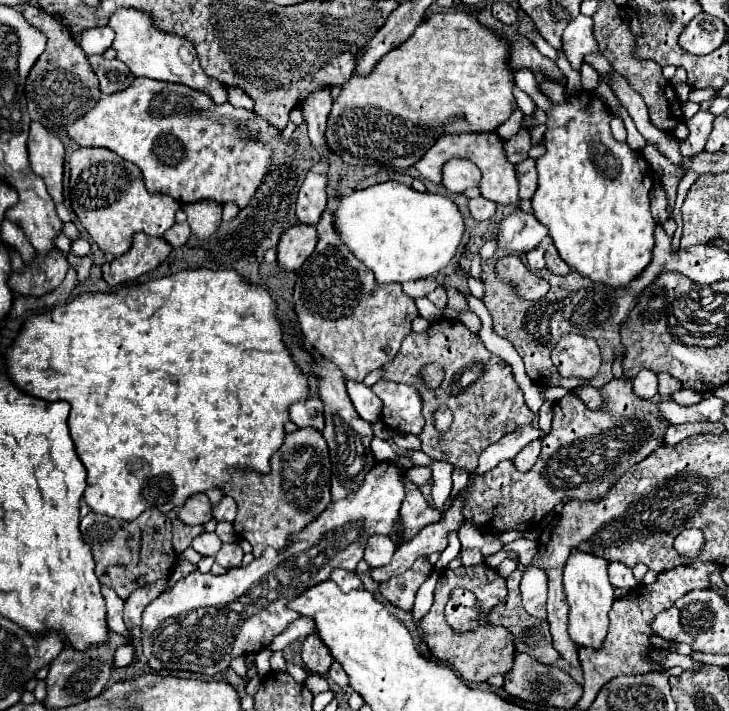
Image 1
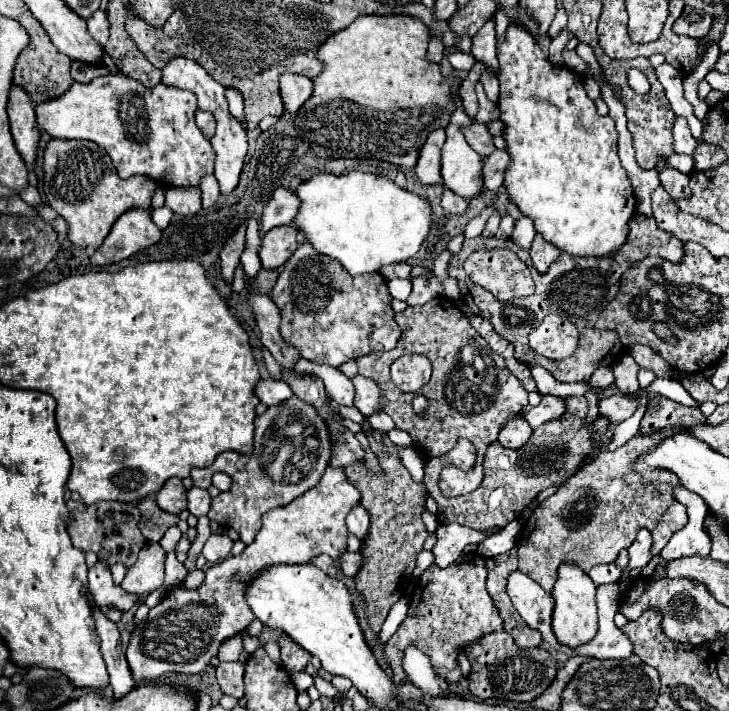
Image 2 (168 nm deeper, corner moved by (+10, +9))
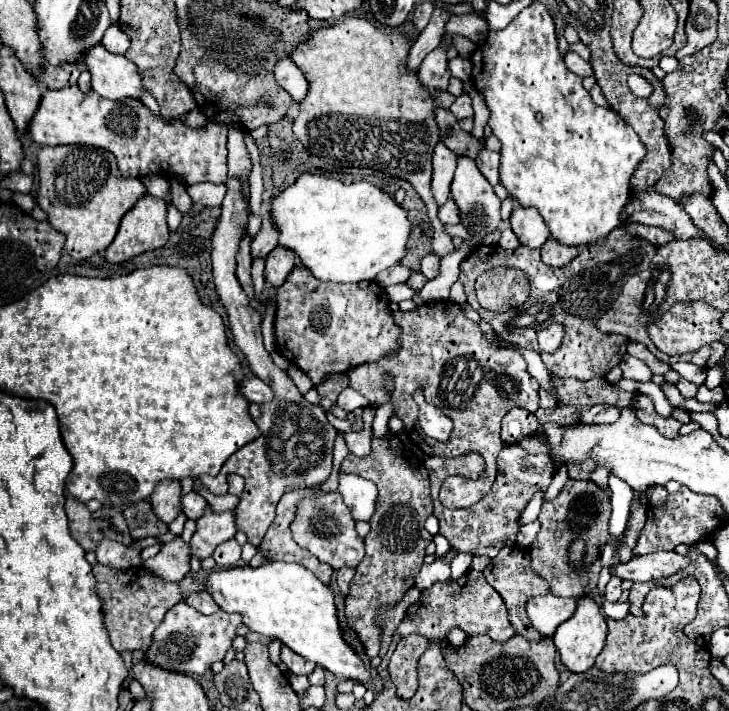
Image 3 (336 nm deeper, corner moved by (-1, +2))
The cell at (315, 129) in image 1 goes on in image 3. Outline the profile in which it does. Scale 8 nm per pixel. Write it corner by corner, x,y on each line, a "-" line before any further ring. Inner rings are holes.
278,58
274,66
276,82
292,96
294,102
300,102
308,92
308,82
302,70
290,58

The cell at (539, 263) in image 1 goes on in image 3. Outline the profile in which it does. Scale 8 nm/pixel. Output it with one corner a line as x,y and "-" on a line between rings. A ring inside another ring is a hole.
516,206
510,214
510,226
520,244
528,248
540,248
550,238
550,230
536,208

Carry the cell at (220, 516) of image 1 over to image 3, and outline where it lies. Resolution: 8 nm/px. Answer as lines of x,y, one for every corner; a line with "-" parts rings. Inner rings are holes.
188,492
188,494
182,494
182,514
188,518
188,520
196,520
204,514
204,508
206,508
206,500
202,496
198,496
196,492

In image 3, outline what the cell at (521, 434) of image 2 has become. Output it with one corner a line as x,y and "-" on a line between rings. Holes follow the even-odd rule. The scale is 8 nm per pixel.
512,408
502,422
502,440
504,444
516,444
518,440
532,436
538,426
540,424
532,412
524,408

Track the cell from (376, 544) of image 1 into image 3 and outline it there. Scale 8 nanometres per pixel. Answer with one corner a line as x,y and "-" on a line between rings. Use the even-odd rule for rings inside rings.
338,470
338,492
344,496
344,504
352,510
354,520
370,522
378,494
370,480

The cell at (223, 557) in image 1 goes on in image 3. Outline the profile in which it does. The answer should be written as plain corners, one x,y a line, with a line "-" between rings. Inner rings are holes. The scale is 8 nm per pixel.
232,538
224,544
220,544
214,552
214,560
220,568
232,568
240,562
240,544

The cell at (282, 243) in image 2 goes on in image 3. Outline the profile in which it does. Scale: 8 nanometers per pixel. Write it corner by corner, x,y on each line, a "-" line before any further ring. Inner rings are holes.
276,246
266,258
266,268
264,268
266,282
274,288
282,286
294,266
296,266
296,256
292,256
288,248

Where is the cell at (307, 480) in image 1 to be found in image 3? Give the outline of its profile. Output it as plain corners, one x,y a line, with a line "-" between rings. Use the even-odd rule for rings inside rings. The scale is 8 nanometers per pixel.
230,178
226,182
226,186
228,186
228,192
222,202
220,224
214,230
212,256
210,256
216,294
226,308
228,326
234,336
234,344
246,354
252,374
258,376
262,382
266,382
272,388
274,398
268,404
260,404
260,418
256,418
256,424
262,434
256,440
252,440
252,444
246,444
240,452
236,452
236,456
232,456
222,466
222,470
216,478
210,478
208,474
204,474
200,478
202,478
204,486
216,494
224,494
226,474
240,474
246,480
244,496
240,498
240,504
236,508
236,512
238,512
236,524
238,524
238,530
246,532
250,544
260,546
268,526
272,524
272,520
276,516
276,504
278,504
278,498
282,496
282,492
306,488
312,484
322,484
330,476
336,428
326,420
326,414
320,406
310,404
298,392
294,382
272,362
270,354
266,352
266,348
262,344
262,334
260,334
262,316
258,310
254,310
250,306
250,298
240,288
236,274
234,274
234,268
236,268
234,256
238,252
238,242
242,240
242,232
244,232
242,228
248,222
248,204
244,200
242,184
238,180

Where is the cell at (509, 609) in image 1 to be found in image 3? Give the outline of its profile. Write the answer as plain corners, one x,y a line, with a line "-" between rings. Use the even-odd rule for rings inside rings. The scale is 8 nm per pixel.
520,546
502,548
500,554
490,560
490,564
484,568
482,574
488,580
488,584
502,596
516,634
524,636
530,642
540,640
542,638
540,632
536,632
536,628
532,628
532,622
526,616
526,602
534,596
542,596
542,594
550,592
550,588
548,588
548,582
544,578
540,578
540,576
536,576
536,572
532,572
532,564
528,560
528,550
520,548

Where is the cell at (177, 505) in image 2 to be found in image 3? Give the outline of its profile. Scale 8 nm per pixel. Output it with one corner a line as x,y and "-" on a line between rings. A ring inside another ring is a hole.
162,480
154,488
150,502
152,502
156,516
164,520
166,524
172,522
180,514
180,496
182,496
182,490
180,490
178,480

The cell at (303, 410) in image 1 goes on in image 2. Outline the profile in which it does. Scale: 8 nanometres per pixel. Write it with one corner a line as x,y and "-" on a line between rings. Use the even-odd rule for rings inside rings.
261,379
255,387
255,393
265,405
279,405
289,397
295,397
293,389
285,381
273,381
273,379

